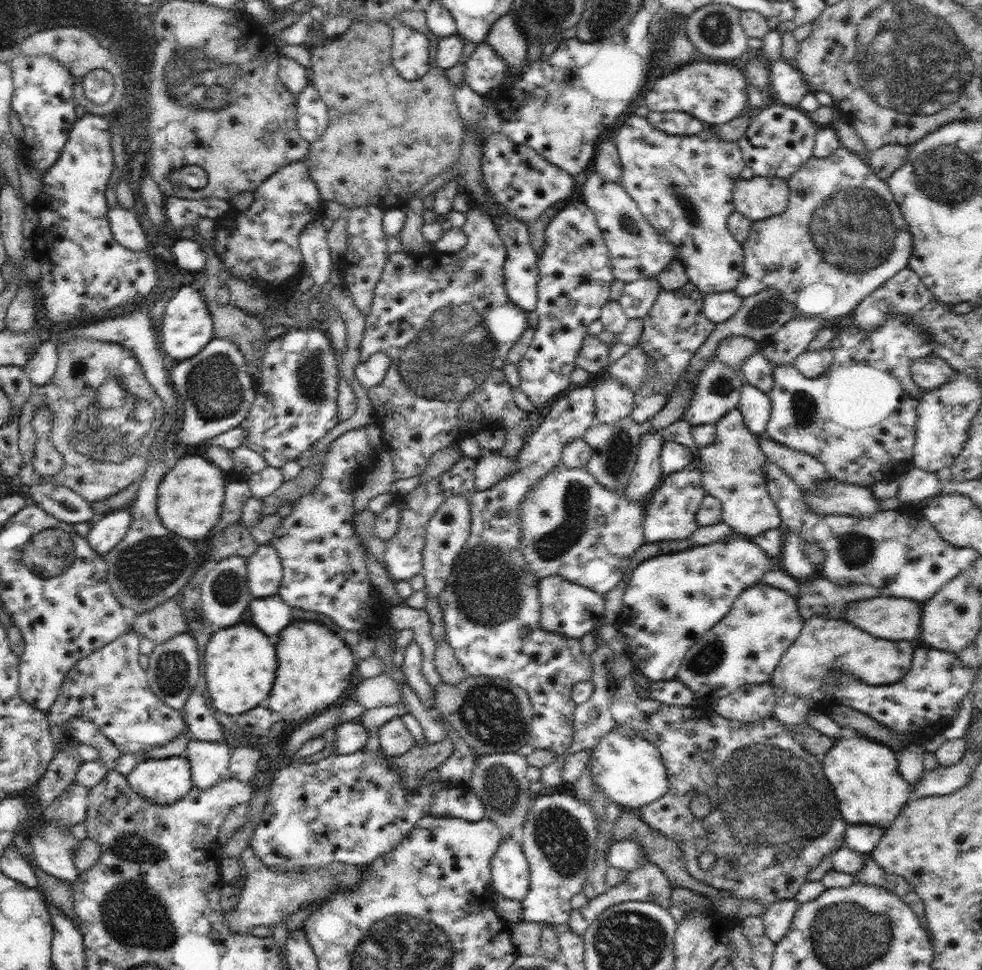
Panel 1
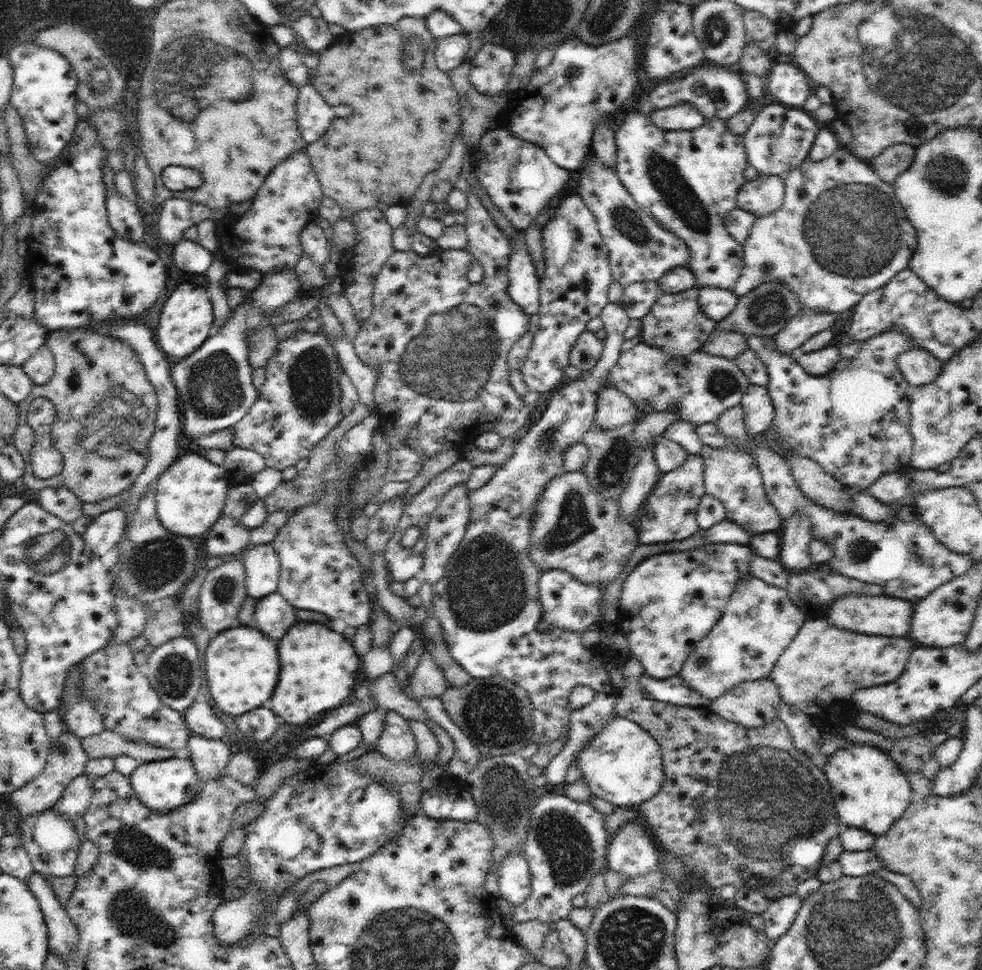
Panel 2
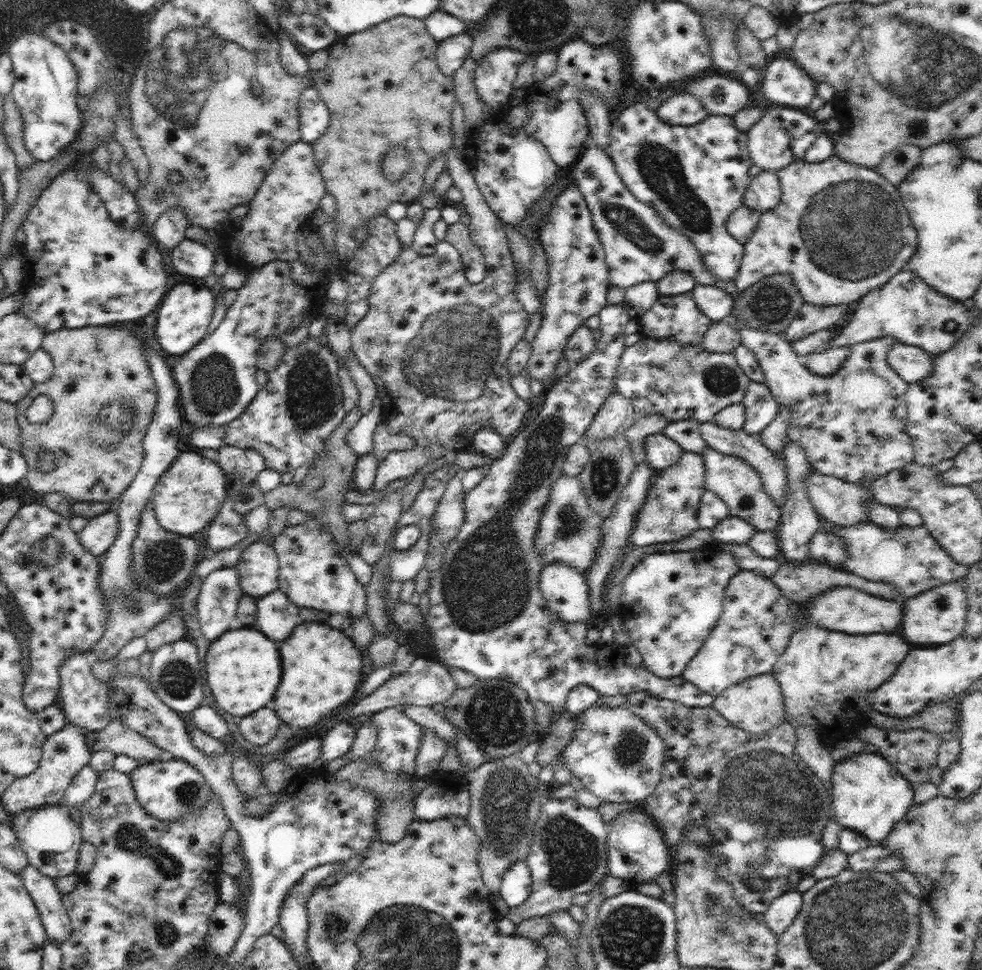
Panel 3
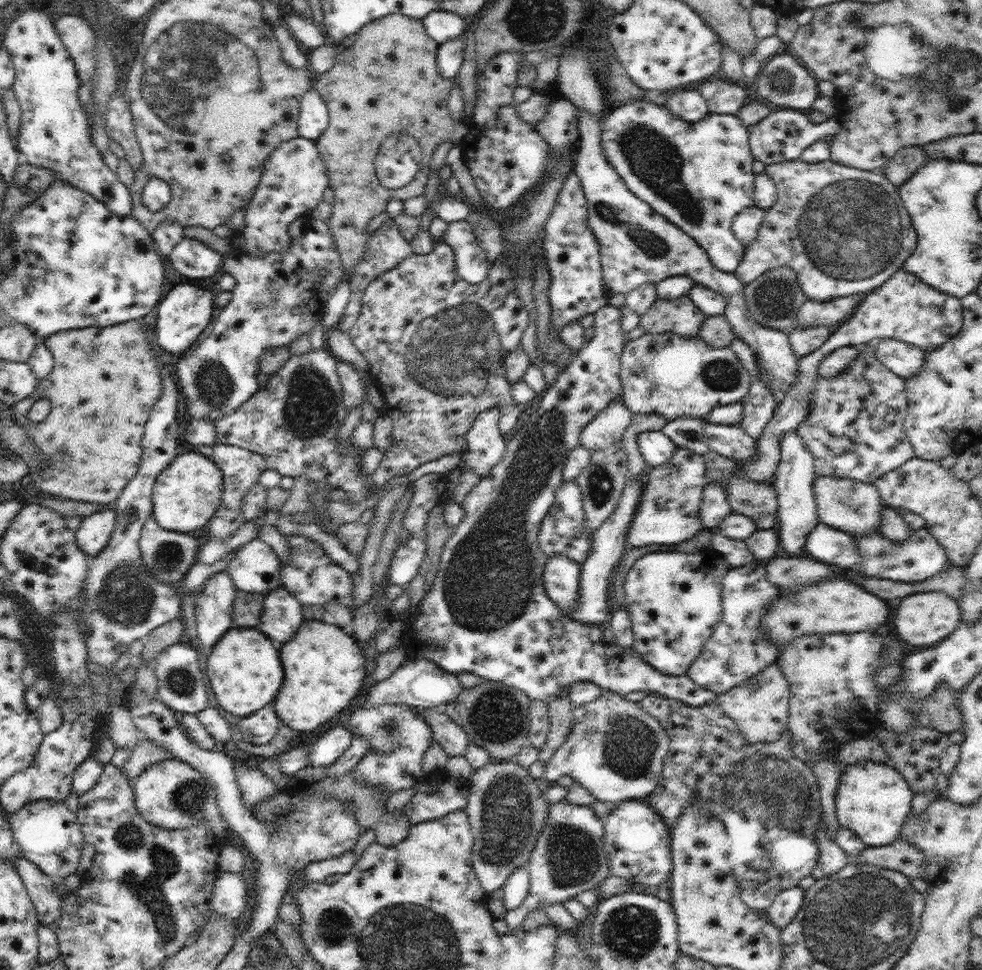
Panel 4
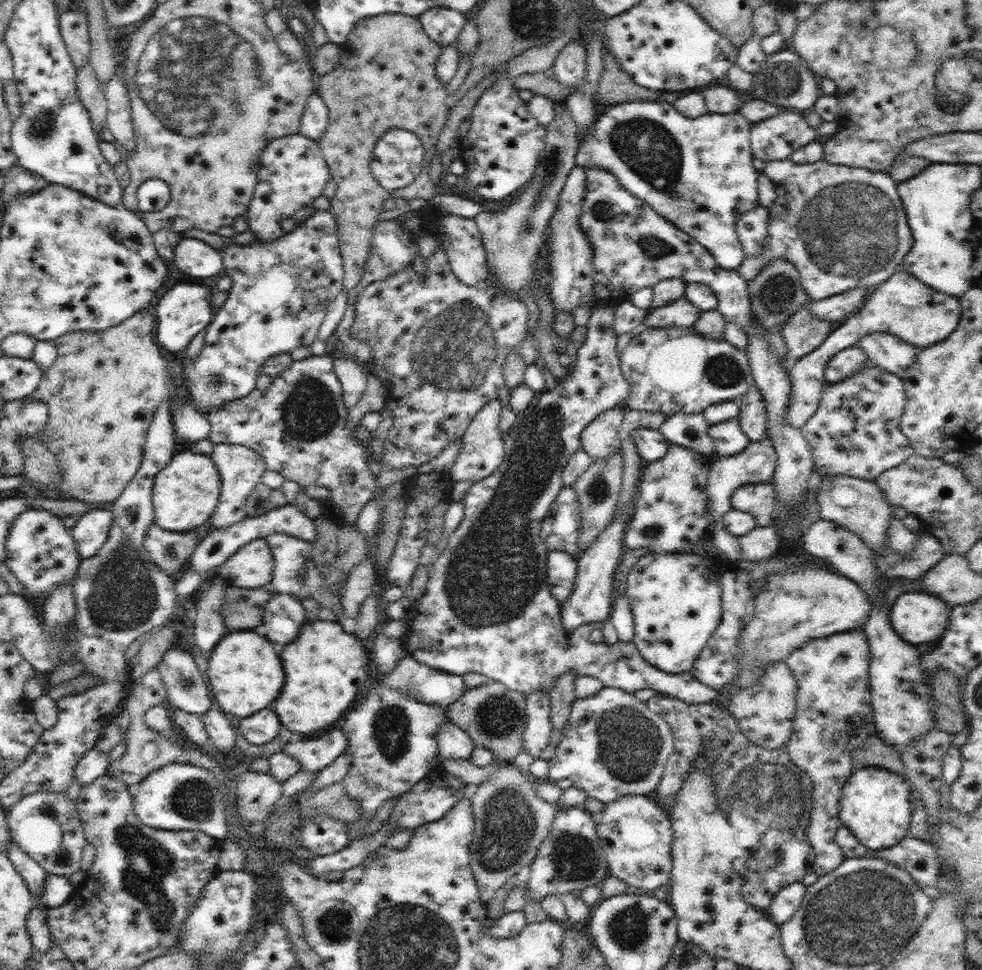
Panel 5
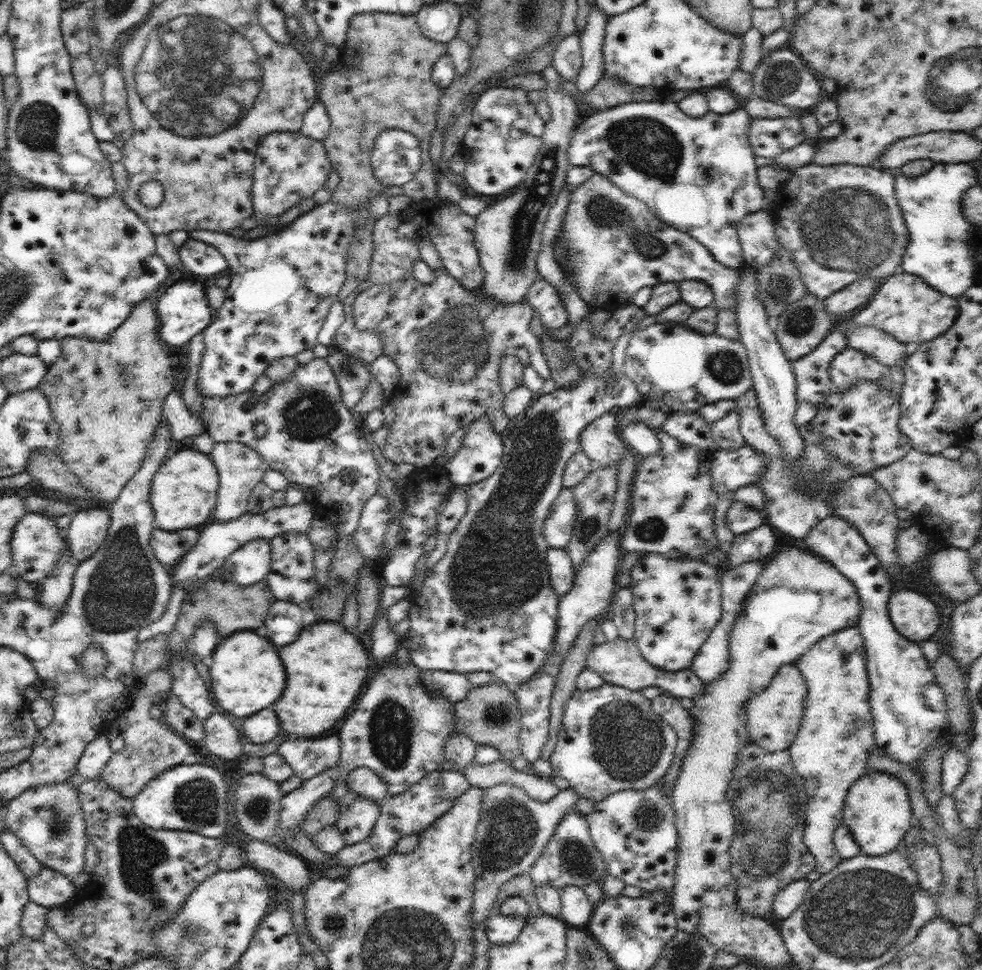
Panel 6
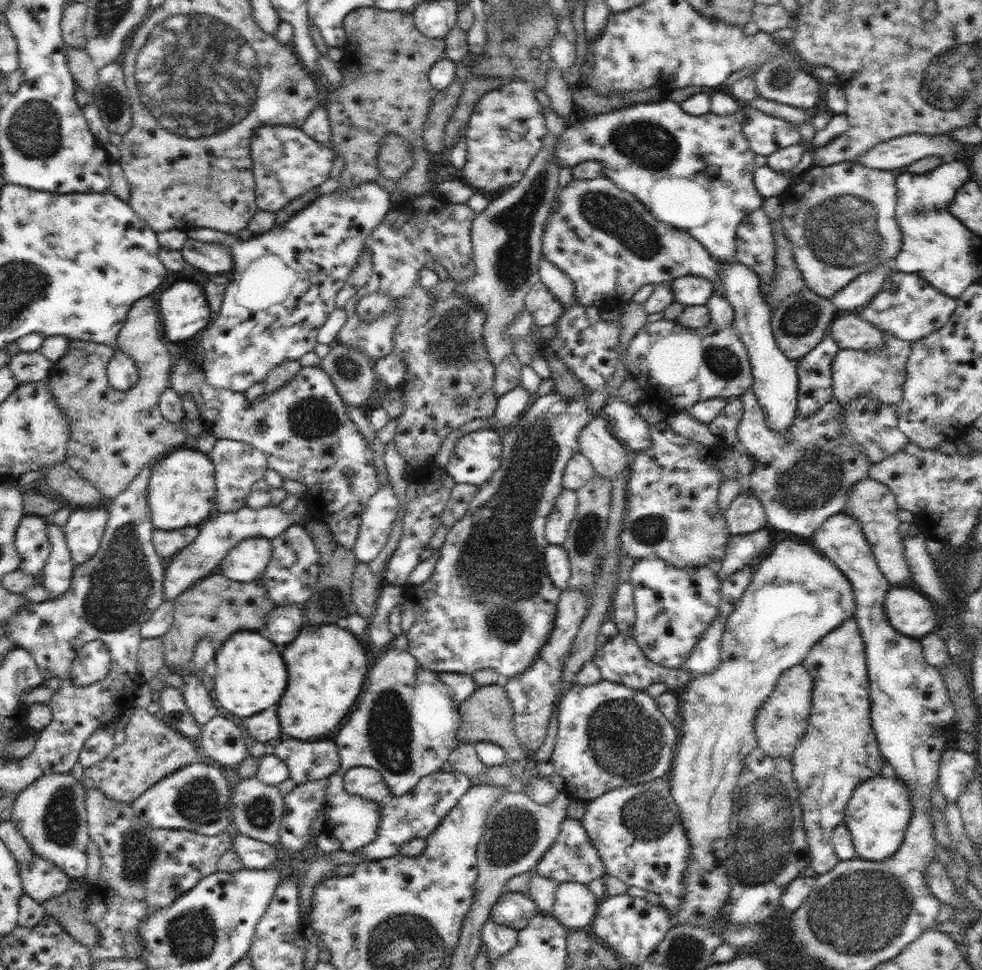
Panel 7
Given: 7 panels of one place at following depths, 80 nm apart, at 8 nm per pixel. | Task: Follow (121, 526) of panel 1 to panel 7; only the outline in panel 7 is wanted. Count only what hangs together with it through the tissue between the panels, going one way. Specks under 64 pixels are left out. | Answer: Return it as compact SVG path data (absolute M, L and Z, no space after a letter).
M72 510L63 526L68 550L76 565L90 560L100 548L108 522L106 510Z

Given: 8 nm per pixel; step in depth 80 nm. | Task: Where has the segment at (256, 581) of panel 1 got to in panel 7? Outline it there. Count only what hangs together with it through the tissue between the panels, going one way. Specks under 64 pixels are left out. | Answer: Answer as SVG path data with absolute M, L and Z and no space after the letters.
M253 536L239 542L223 558L219 572L238 582L252 582L265 573L272 554L271 540Z

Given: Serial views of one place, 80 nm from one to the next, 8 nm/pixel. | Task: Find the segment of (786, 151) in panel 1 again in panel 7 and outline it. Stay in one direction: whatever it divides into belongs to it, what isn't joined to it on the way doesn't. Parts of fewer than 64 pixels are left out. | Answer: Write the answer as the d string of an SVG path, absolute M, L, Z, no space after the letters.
M751 105L742 110L745 114L743 133L755 154L767 158L776 150L803 142L800 127L791 122L756 110Z

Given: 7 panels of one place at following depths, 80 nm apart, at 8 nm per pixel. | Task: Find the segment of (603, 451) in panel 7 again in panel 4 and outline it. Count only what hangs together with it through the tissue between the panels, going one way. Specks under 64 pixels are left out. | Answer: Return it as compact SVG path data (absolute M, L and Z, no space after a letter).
M621 400L612 402L582 430L581 445L593 451L620 441L632 418L634 414Z

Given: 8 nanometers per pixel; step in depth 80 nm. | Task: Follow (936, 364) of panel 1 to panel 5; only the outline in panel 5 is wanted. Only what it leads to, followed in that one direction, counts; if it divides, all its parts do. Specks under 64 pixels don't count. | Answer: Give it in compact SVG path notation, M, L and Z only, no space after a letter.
M873 332L862 336L856 348L862 349L875 366L898 374L912 367L919 349L886 332Z

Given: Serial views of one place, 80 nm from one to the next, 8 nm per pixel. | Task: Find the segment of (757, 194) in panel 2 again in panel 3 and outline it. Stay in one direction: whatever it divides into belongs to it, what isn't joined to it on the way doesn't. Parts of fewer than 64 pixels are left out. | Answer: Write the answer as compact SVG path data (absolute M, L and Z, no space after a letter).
M764 170L751 177L743 204L759 213L774 208L781 201L782 189L776 171Z

